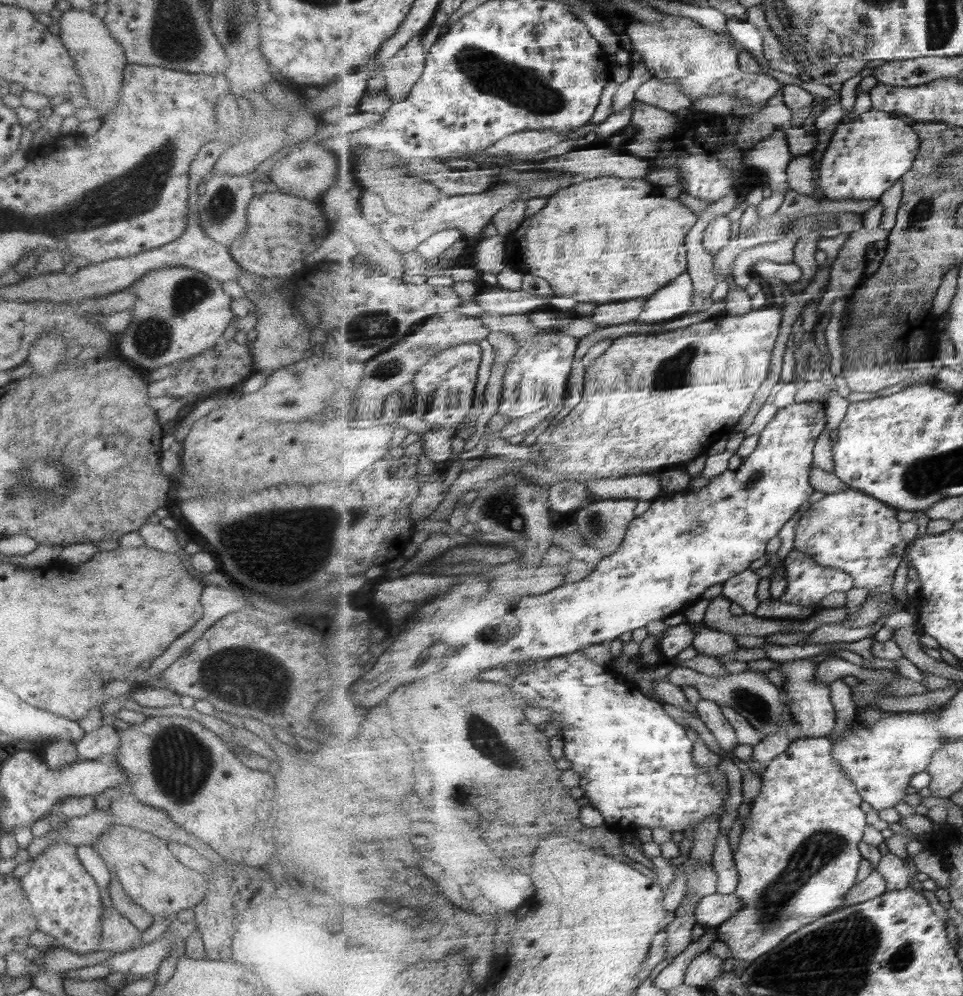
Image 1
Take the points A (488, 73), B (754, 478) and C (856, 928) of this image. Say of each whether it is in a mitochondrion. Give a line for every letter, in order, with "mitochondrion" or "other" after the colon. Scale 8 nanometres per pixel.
A: mitochondrion
B: mitochondrion
C: mitochondrion

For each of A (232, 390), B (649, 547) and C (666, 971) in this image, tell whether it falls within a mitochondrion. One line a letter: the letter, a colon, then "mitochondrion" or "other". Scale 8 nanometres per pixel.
A: other
B: other
C: other

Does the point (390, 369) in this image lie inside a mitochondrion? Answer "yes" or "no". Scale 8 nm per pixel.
yes

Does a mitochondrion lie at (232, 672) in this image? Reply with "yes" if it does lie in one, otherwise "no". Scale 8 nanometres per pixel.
yes

